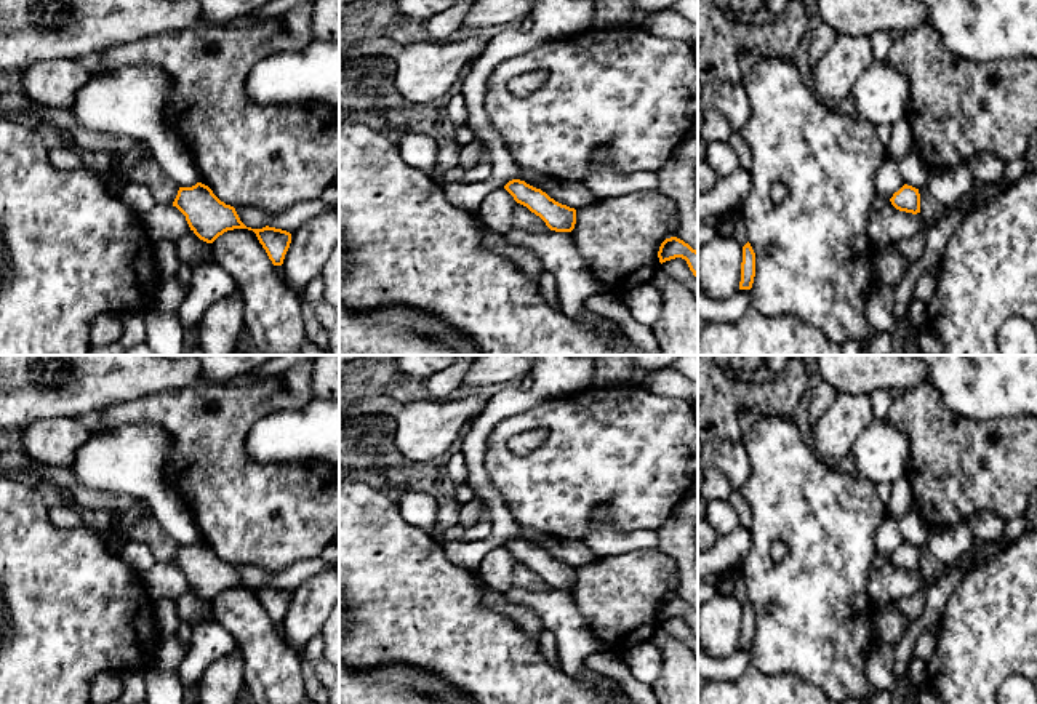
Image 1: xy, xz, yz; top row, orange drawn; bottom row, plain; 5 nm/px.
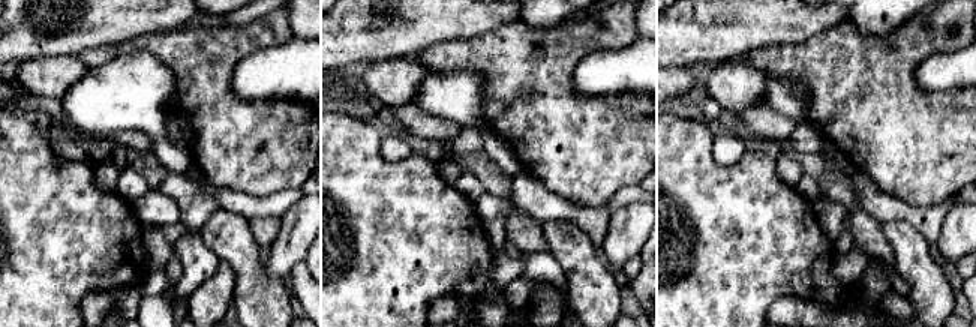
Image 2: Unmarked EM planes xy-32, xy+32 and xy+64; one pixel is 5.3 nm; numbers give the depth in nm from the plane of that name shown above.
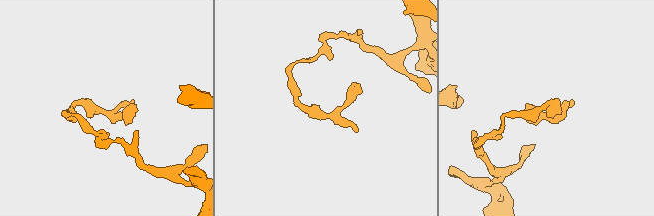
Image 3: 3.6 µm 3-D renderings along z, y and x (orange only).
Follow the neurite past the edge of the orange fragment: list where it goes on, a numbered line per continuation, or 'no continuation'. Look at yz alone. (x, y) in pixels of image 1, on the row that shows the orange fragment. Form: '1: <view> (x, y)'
no continuation

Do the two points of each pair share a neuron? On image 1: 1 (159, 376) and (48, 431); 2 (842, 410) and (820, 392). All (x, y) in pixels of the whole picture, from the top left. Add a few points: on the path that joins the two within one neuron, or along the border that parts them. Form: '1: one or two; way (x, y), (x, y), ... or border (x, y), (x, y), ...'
1: two; border (77, 416), (53, 416), (39, 421)
2: two; border (839, 392), (813, 426)

